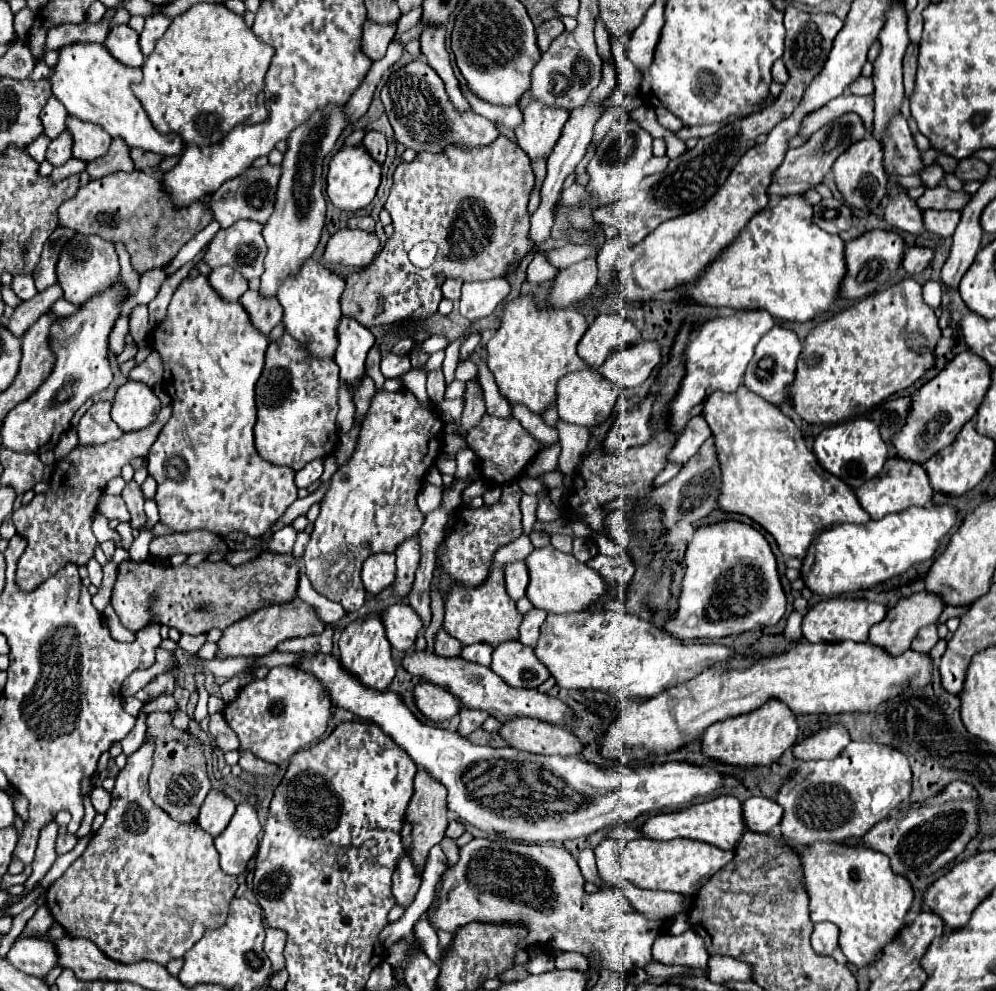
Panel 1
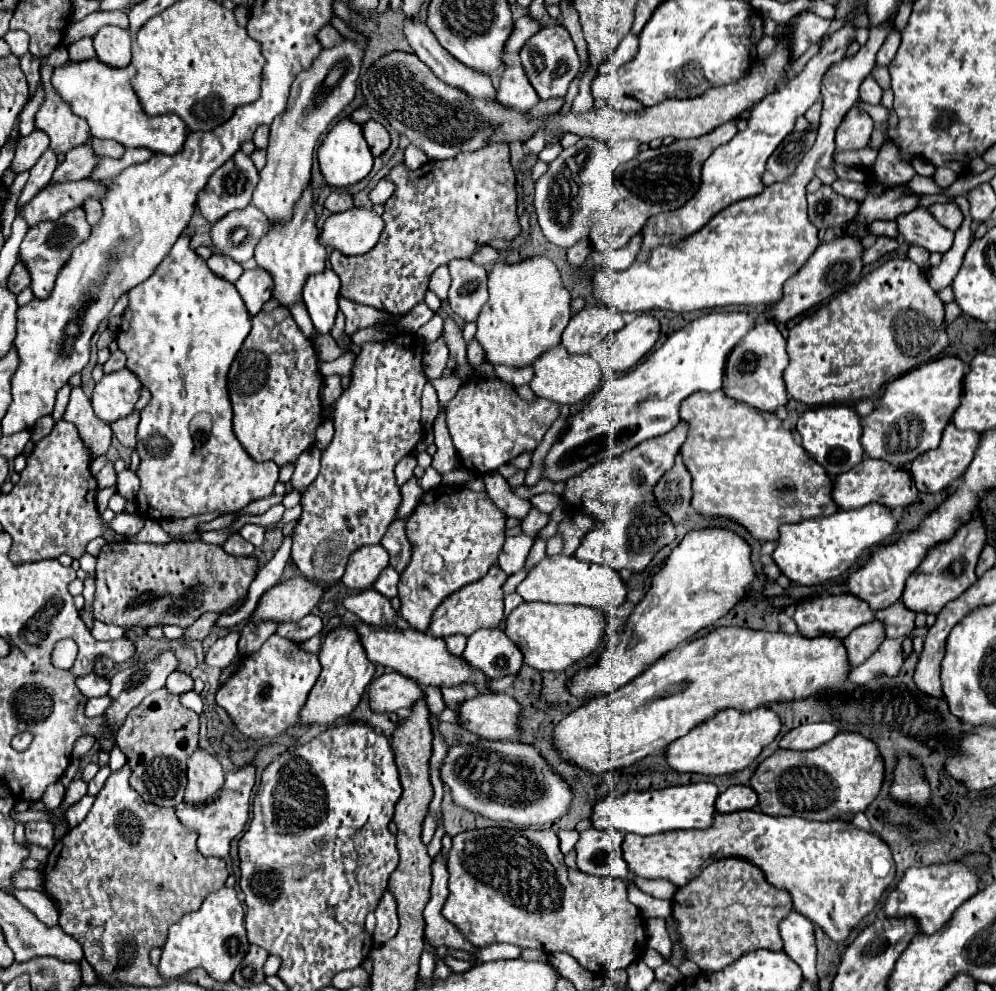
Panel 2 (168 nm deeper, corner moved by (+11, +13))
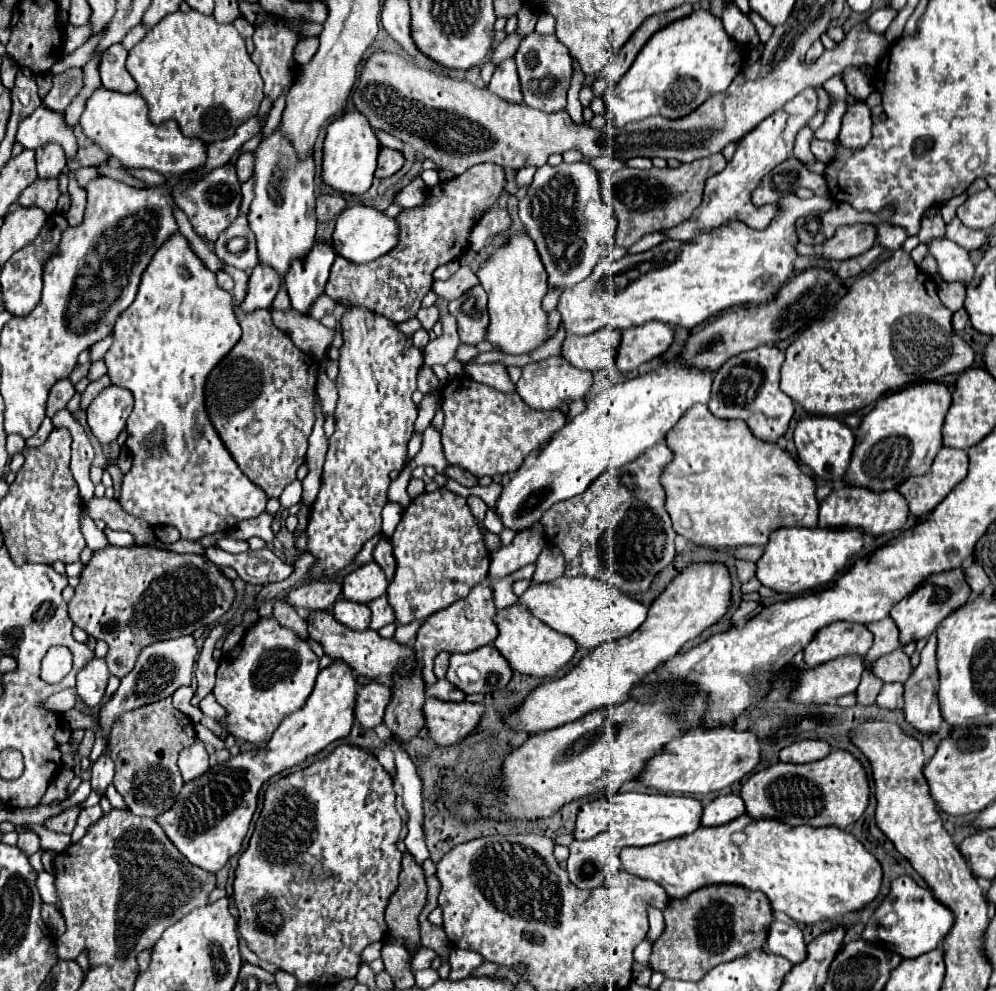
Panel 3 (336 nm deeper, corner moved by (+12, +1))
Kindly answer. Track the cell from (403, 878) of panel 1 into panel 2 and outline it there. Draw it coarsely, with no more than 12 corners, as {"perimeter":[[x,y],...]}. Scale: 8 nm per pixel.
{"perimeter":[[383,892],[375,910],[375,942],[387,942],[399,928],[395,898]]}

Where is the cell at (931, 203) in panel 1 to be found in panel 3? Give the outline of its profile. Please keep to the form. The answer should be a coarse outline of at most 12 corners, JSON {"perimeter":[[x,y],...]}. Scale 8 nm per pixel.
{"perimeter":[[870,224],[842,226],[822,244],[824,260],[864,254],[876,242]]}

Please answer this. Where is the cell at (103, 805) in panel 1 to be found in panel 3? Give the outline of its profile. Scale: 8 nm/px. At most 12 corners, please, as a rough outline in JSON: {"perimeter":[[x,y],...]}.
{"perimeter":[[66,808],[44,826],[52,832],[72,834],[80,810]]}

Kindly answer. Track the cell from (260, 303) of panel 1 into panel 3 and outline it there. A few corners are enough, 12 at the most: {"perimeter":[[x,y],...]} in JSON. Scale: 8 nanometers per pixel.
{"perimeter":[[258,264],[242,312],[270,308],[282,278]]}

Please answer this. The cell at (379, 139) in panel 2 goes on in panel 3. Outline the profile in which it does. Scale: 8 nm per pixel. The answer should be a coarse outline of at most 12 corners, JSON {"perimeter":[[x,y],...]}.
{"perimeter":[[382,148],[376,176],[390,178],[404,166],[402,152]]}

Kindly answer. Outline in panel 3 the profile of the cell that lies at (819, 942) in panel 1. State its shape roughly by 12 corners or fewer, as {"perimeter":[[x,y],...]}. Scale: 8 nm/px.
{"perimeter":[[774,912],[766,948],[800,964],[806,958],[802,930]]}

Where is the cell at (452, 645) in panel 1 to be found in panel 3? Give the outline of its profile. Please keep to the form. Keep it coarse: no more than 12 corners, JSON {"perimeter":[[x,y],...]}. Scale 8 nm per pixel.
{"perimeter":[[446,488],[404,508],[386,596],[426,620],[488,576],[466,498]]}

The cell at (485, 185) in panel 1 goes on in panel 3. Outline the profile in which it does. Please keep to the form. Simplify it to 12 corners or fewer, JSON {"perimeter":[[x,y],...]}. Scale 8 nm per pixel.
{"perimeter":[[472,166],[406,208],[398,248],[370,264],[338,256],[326,296],[396,324],[432,272],[460,258],[478,210],[502,188]]}

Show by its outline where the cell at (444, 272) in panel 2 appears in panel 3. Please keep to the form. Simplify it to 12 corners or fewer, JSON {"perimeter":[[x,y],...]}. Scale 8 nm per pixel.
{"perimeter":[[472,250],[460,257],[460,270],[446,282],[434,282],[432,290],[448,302],[479,284],[468,260]]}

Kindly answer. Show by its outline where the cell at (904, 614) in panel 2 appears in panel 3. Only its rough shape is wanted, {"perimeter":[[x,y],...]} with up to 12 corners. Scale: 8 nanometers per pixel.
{"perimeter":[[892,618],[866,626],[874,646],[866,664],[900,648],[898,626]]}

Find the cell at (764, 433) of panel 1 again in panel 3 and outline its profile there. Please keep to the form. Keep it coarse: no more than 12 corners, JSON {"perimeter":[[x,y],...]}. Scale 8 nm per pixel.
{"perimeter":[[742,420],[666,434],[664,508],[696,546],[816,528],[816,484]]}

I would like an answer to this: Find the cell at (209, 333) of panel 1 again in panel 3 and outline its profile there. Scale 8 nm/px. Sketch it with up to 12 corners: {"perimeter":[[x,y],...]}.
{"perimeter":[[180,232],[104,354],[118,504],[182,538],[264,512],[204,408],[242,330]]}

